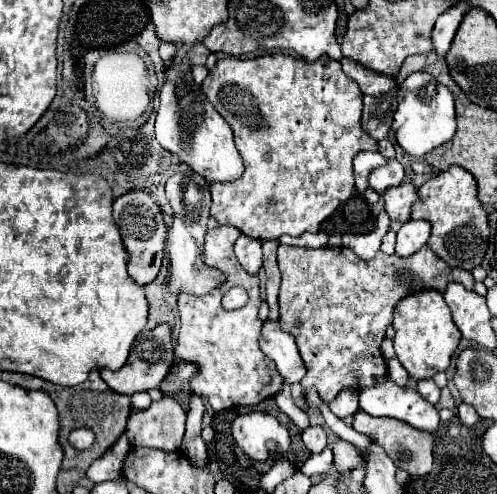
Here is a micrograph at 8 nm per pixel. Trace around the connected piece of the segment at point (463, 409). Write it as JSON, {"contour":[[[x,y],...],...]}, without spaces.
{"contour":[[[461,403],[461,405],[457,407],[457,417],[459,417],[467,427],[471,427],[471,425],[475,425],[475,423],[479,421],[477,411],[475,411],[471,405],[467,405],[467,403]]]}

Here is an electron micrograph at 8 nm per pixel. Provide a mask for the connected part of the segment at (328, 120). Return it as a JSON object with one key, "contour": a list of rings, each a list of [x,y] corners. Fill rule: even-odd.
{"contour":[[[273,53],[273,55],[263,55],[263,57],[257,57],[257,59],[219,59],[217,65],[211,69],[211,73],[207,75],[207,79],[203,81],[203,93],[207,95],[207,99],[213,103],[213,107],[223,115],[223,119],[233,127],[235,131],[235,145],[241,153],[241,159],[243,159],[243,165],[245,165],[245,171],[239,179],[235,181],[225,181],[225,183],[209,183],[209,191],[211,191],[211,199],[213,199],[213,205],[211,205],[211,217],[215,217],[219,223],[227,223],[227,225],[233,225],[233,227],[239,227],[243,235],[247,237],[253,237],[253,239],[272,240],[279,239],[281,235],[301,235],[303,231],[311,231],[311,233],[317,233],[319,231],[319,225],[341,205],[345,203],[349,197],[353,197],[355,193],[355,183],[353,183],[353,169],[351,169],[351,161],[353,157],[363,151],[363,149],[377,149],[377,141],[367,135],[363,129],[361,129],[361,109],[363,109],[363,93],[359,89],[359,85],[349,79],[343,69],[341,69],[341,63],[339,61],[333,61],[329,57],[321,57],[319,61],[315,63],[307,63],[305,59],[299,59],[299,57],[291,57],[291,55],[283,55],[283,53]]]}

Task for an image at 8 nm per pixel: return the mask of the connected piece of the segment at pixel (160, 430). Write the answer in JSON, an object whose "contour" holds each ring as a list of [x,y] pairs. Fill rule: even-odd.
{"contour":[[[161,397],[143,411],[131,411],[125,437],[133,447],[179,451],[187,413],[173,397]]]}

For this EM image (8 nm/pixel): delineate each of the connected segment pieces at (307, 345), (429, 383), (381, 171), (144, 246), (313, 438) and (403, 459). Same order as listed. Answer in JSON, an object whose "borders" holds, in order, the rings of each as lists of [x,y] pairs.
{"borders":[[[[279,245],[277,263],[281,269],[281,289],[279,289],[279,325],[283,331],[291,333],[297,341],[299,353],[307,367],[307,375],[301,385],[317,387],[325,403],[333,401],[337,393],[345,389],[361,391],[365,387],[377,385],[387,377],[387,365],[381,355],[381,341],[385,339],[385,329],[393,321],[393,309],[399,299],[407,295],[433,289],[443,293],[445,287],[455,281],[465,289],[473,289],[473,275],[459,267],[449,267],[441,257],[437,257],[427,245],[413,253],[411,257],[385,255],[379,251],[371,261],[363,261],[351,253],[347,247],[321,247],[321,249],[299,249],[289,245]]],[[[423,379],[423,381],[419,381],[419,383],[417,383],[417,391],[419,391],[431,405],[435,405],[435,403],[439,401],[439,387],[435,385],[433,379]]],[[[387,159],[387,165],[381,165],[379,169],[371,169],[369,173],[369,187],[377,193],[383,193],[385,189],[399,185],[403,181],[403,167],[397,159]]],[[[131,191],[125,193],[123,197],[117,197],[113,201],[113,221],[121,233],[125,251],[129,255],[127,259],[127,269],[131,279],[137,285],[147,285],[155,281],[161,263],[163,263],[163,253],[165,253],[165,239],[167,239],[167,225],[163,221],[163,213],[159,205],[153,201],[149,193],[143,191]]],[[[313,425],[309,429],[305,429],[301,433],[301,439],[305,443],[305,447],[311,451],[311,453],[321,453],[325,447],[327,447],[327,435],[323,431],[323,427],[319,425]]],[[[357,411],[353,415],[353,427],[355,427],[355,431],[365,433],[377,445],[381,445],[399,469],[405,469],[417,477],[427,475],[431,471],[431,467],[433,467],[433,435],[431,433],[423,433],[423,431],[403,423],[403,421],[395,421],[389,417],[371,417],[363,411]]]]}

